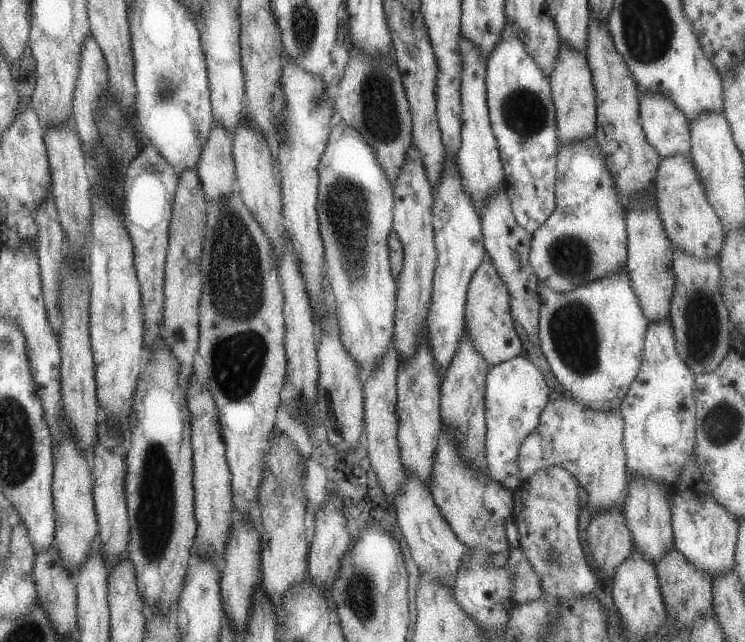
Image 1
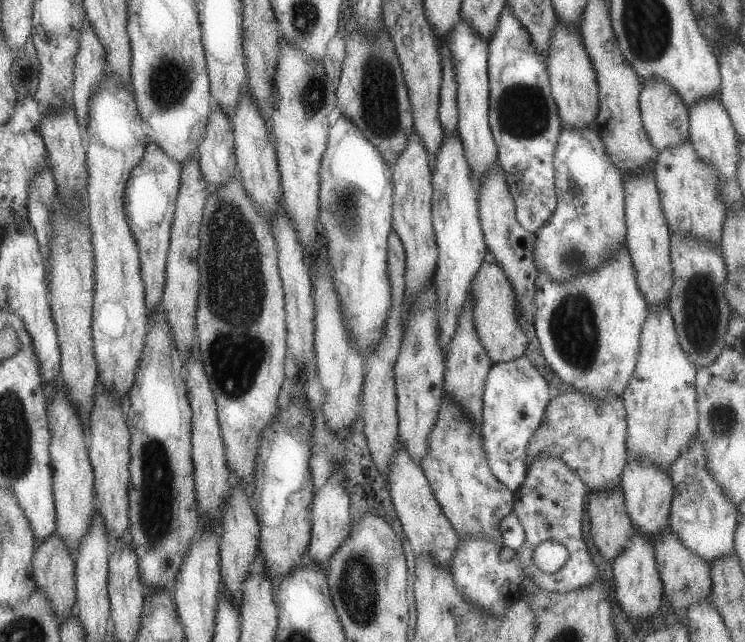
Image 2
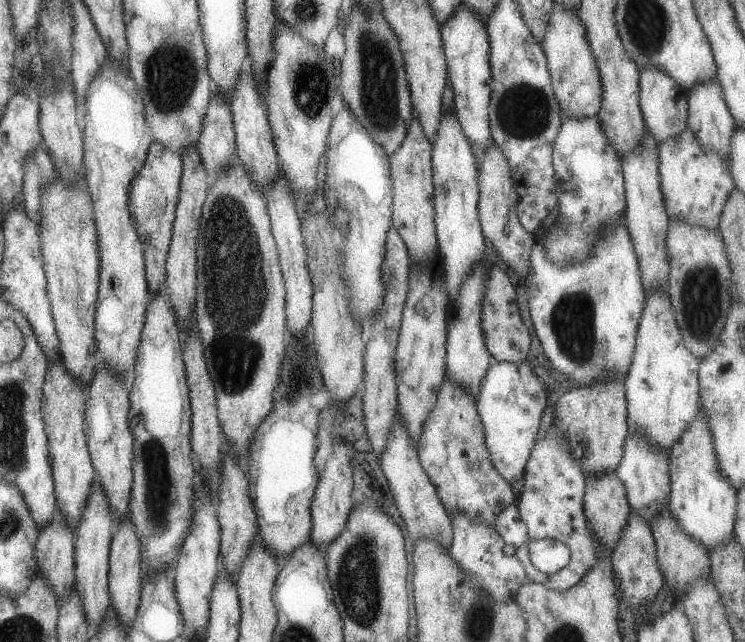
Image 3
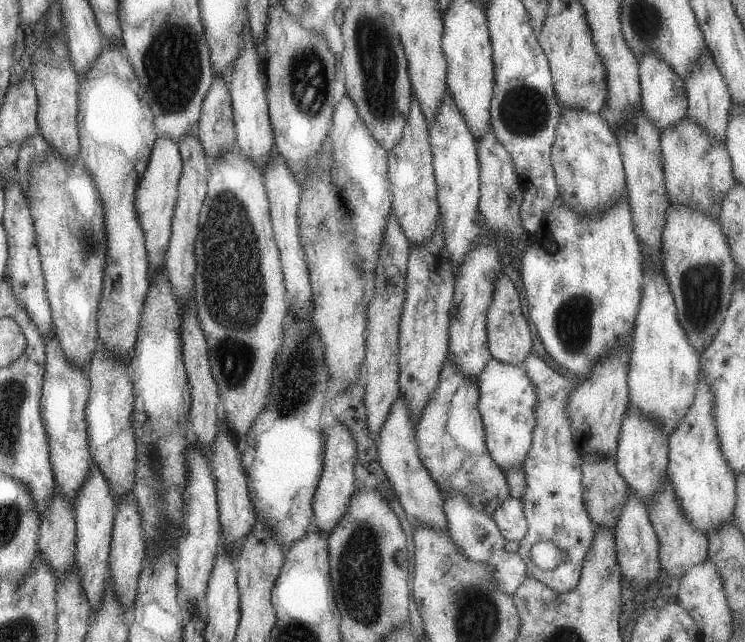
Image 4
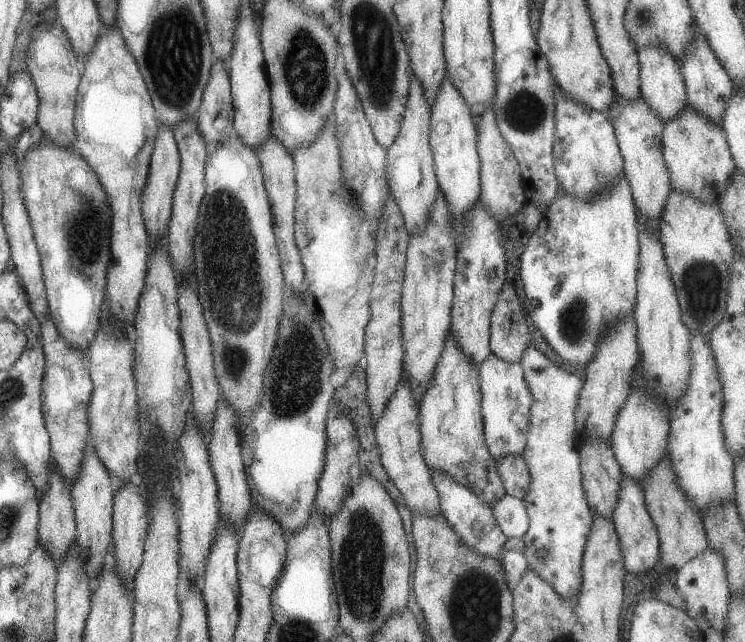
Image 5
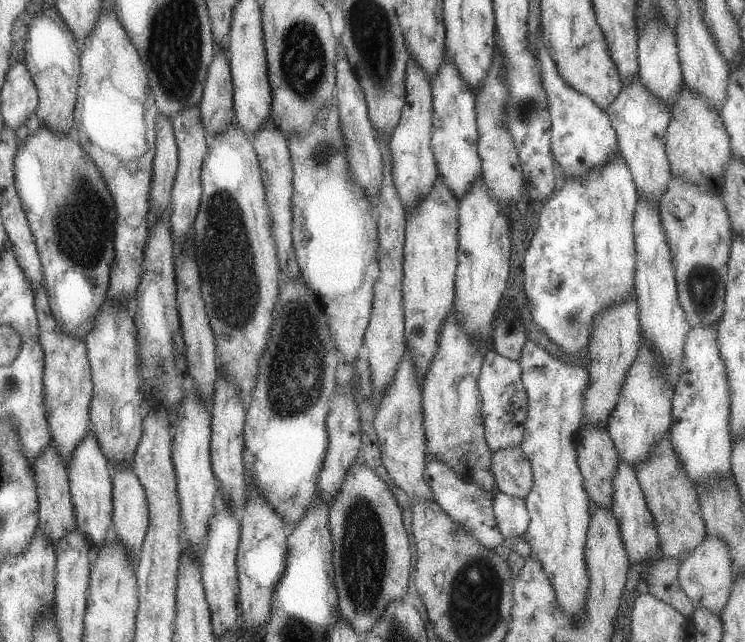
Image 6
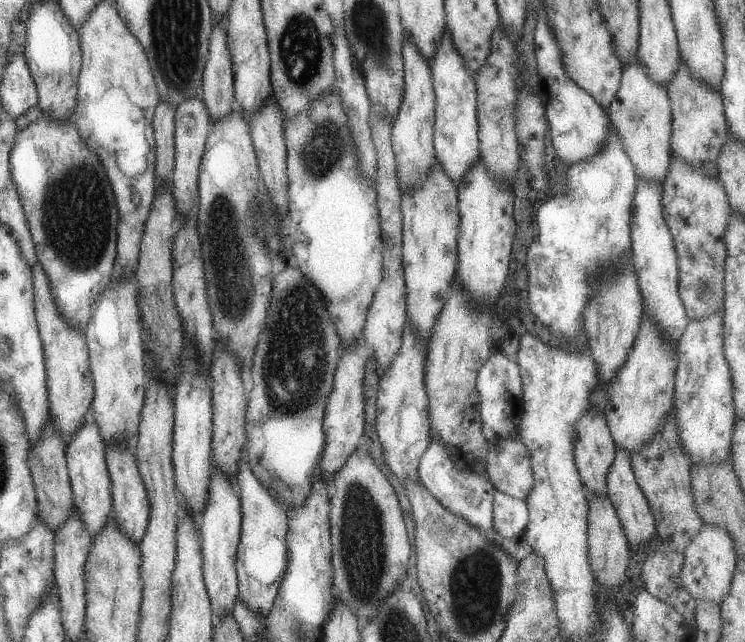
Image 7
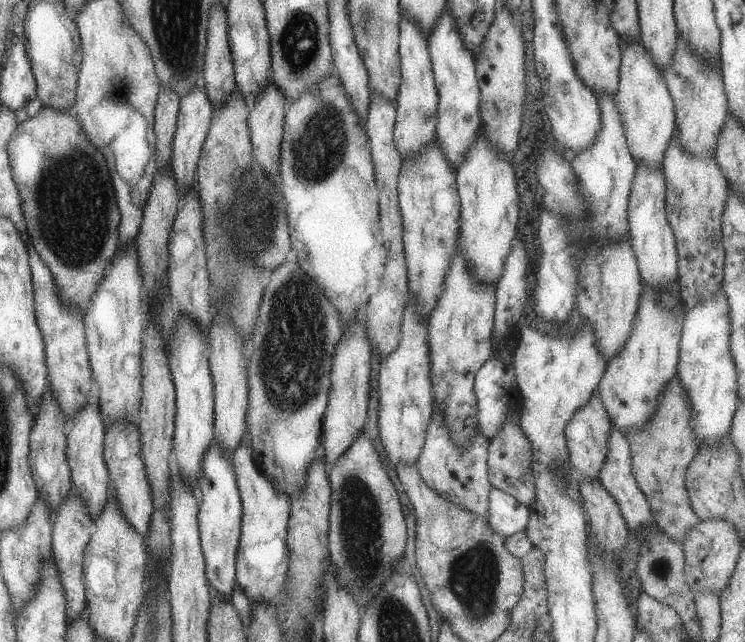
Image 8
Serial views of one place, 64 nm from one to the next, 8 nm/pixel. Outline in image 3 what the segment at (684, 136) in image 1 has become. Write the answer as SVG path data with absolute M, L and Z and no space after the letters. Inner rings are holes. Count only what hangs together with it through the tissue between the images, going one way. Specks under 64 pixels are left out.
M639 68L638 73L638 103L642 114L643 126L645 126L645 130L649 132L649 136L657 144L663 144L665 140L669 140L671 136L677 136L679 132L683 132L687 128L688 92L683 90L678 84L675 84L675 80L671 80L665 72L659 72L655 68Z

